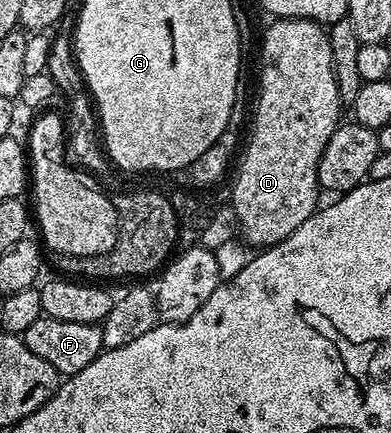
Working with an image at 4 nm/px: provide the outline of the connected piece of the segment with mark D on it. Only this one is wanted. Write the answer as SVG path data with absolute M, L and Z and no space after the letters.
M278 18L273 23L274 25L262 36L262 89L258 92L258 109L254 112L254 125L251 128L249 125L248 139L241 149L240 163L237 165L237 168L239 167L238 177L234 180L234 212L238 215L239 226L242 227L241 239L247 245L253 246L252 244L255 244L255 249L258 250L268 248L272 244L281 244L283 240L289 238L292 230L304 226L304 222L308 222L308 218L319 207L318 167L320 166L320 154L324 154L324 146L328 146L328 138L332 138L332 134L338 128L340 121L343 119L342 111L344 111L344 105L336 86L329 31L314 20L284 20Z

